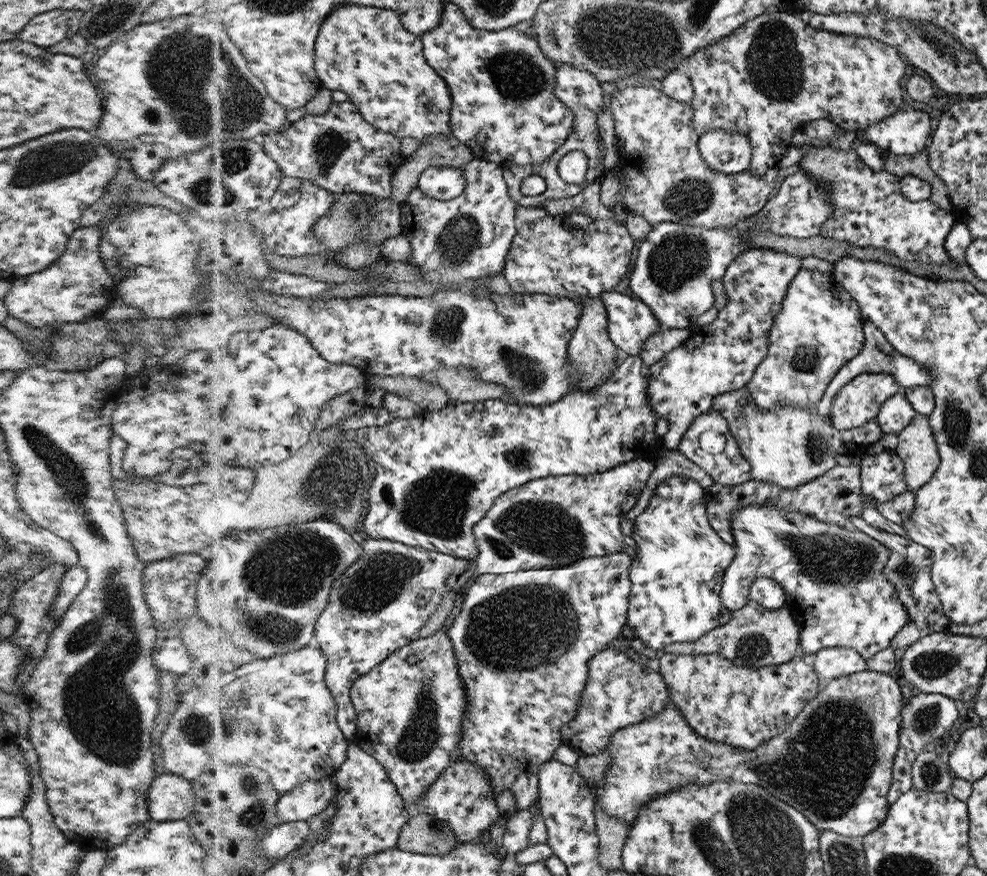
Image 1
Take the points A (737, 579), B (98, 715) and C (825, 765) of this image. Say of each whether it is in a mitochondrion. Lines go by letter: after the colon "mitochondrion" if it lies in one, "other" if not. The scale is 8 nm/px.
A: other
B: mitochondrion
C: mitochondrion

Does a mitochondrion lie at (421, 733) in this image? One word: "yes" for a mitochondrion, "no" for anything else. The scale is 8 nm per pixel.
yes

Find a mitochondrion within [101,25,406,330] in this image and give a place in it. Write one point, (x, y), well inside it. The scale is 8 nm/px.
(188, 99)

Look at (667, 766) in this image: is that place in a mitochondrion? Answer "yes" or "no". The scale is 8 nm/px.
no

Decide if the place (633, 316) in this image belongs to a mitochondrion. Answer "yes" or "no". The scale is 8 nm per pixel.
no

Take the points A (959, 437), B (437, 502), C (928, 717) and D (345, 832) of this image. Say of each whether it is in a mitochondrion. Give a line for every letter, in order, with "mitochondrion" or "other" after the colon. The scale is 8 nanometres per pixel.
A: mitochondrion
B: mitochondrion
C: mitochondrion
D: other

